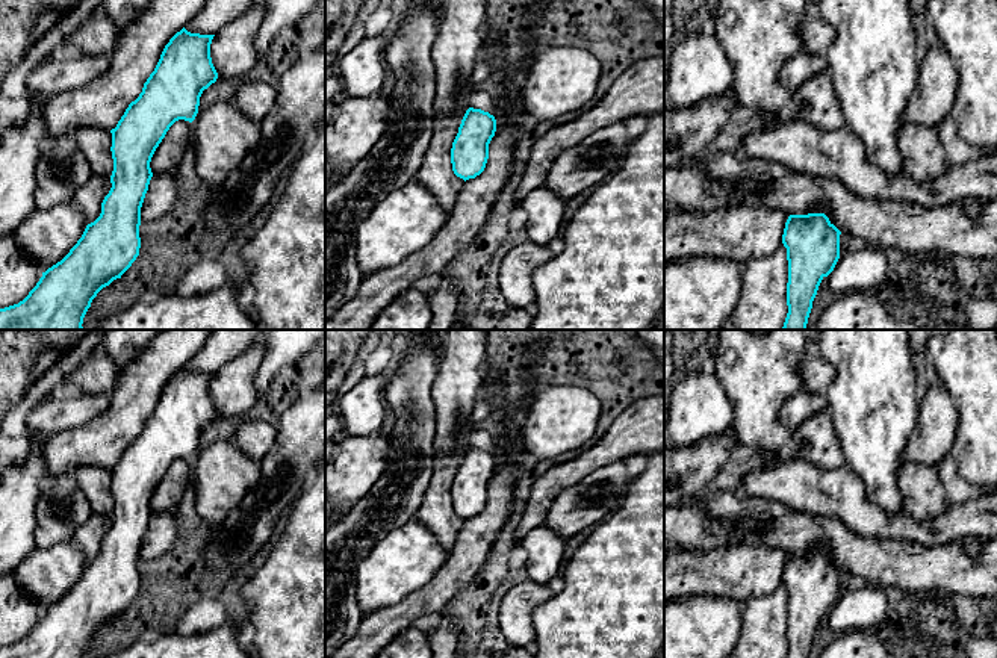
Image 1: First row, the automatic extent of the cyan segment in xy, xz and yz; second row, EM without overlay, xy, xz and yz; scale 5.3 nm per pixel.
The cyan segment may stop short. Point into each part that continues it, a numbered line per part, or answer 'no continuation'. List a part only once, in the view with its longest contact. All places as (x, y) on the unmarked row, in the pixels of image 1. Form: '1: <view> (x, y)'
no continuation

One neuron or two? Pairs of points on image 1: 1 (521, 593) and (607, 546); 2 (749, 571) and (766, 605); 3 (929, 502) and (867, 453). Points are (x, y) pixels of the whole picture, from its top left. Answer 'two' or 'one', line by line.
1: two
2: two
3: two

